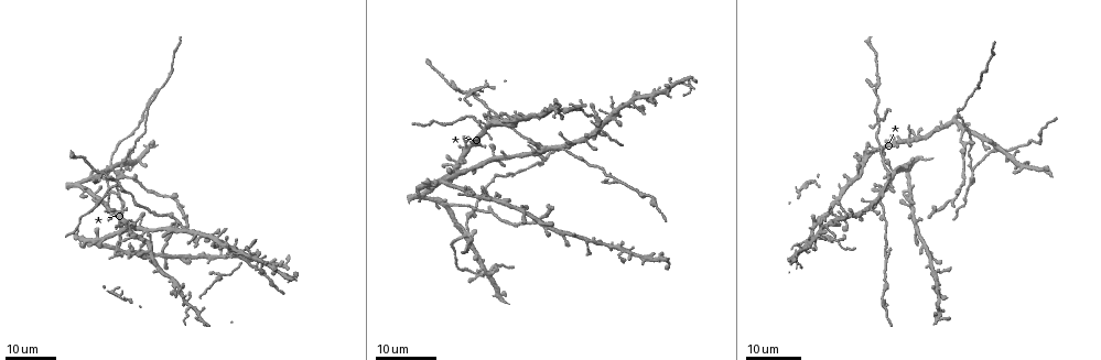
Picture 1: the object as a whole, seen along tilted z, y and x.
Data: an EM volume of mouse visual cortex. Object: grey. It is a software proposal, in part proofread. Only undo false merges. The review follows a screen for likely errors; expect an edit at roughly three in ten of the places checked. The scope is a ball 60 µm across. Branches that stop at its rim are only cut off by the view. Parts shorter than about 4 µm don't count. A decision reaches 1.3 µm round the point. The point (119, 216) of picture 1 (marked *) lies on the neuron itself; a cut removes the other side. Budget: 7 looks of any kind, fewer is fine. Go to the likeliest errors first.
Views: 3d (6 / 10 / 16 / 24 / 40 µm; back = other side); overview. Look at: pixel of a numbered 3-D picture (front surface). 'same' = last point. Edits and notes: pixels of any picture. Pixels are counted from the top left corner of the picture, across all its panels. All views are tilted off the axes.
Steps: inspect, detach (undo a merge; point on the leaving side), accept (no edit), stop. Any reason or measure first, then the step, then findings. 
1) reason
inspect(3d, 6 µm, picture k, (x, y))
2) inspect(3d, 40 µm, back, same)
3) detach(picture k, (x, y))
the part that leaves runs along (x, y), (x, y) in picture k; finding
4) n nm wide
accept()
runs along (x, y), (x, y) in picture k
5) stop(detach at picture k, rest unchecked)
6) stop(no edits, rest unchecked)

branch point
inspect(3d, 24 µm, picture 1, (973, 169))

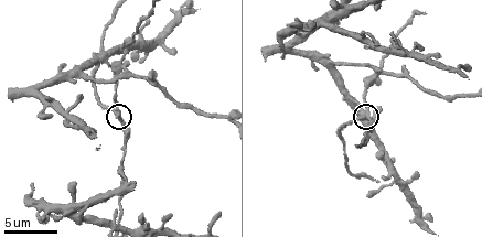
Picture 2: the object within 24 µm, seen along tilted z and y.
closer look
inspect(3d, 10 µm, picture 2, (119, 119))

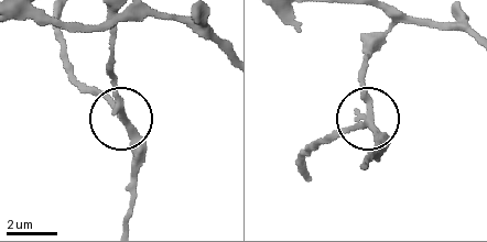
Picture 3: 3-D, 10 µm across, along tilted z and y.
accept()
all the same neuron

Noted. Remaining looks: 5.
four-way junction
inspect(3d, 6 µm, picture 2, (120, 62))

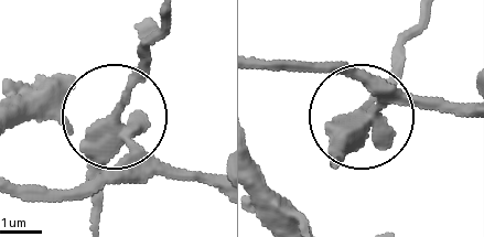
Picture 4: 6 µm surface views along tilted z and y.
330 nm wide
accept()
runs along (266, 62), (329, 65), (378, 94), (345, 160) in picture 4; continuous, no second neuron

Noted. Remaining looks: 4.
four-way junction
inspect(3d, 24 µm, picture 1, (568, 153))

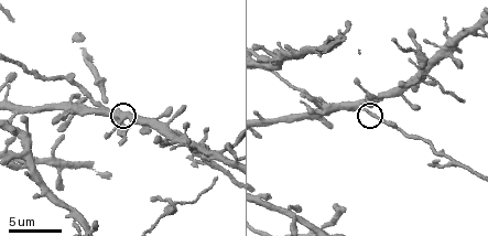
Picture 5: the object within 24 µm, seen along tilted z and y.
inspect(3d, 10 µm, picture 5, (366, 111))

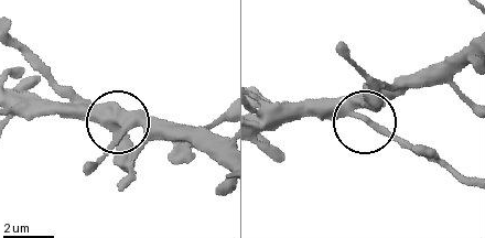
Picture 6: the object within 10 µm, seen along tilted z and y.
side arm 27 µm
detach(picture 6, (370, 126))
the part that leaves runs along (88, 110), (53, 88), (17, 51) in picture 6; a second neuron is stuck on

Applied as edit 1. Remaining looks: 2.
stop(detach at picture 6, rest unchecked)

